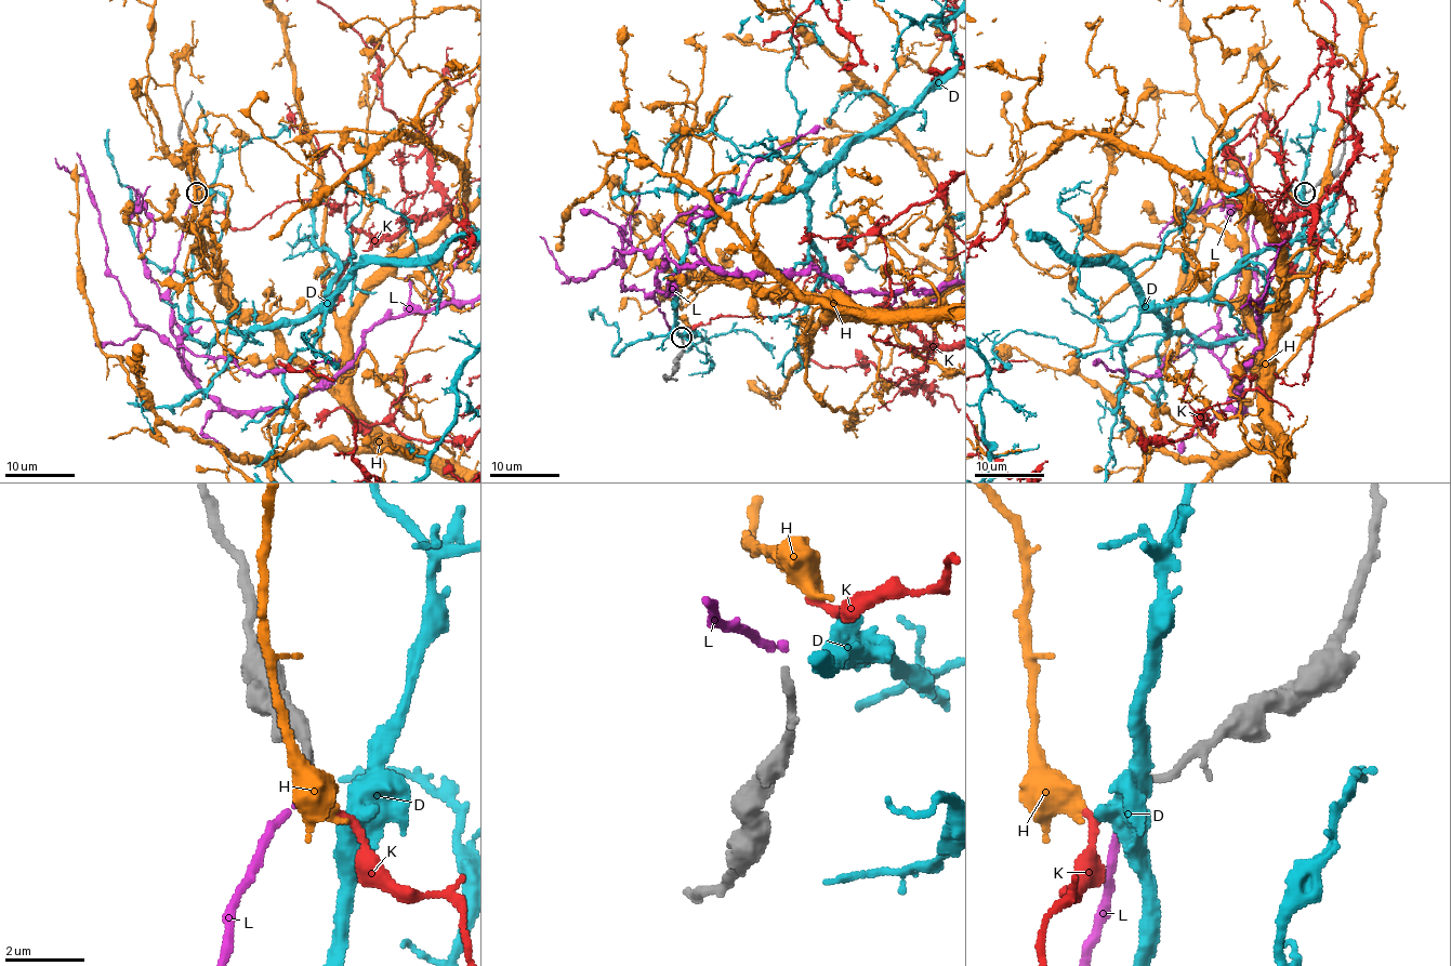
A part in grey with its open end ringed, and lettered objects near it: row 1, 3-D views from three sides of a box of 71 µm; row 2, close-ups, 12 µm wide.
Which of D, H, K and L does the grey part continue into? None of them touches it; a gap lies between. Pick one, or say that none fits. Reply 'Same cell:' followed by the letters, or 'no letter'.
Same cell: no letter

